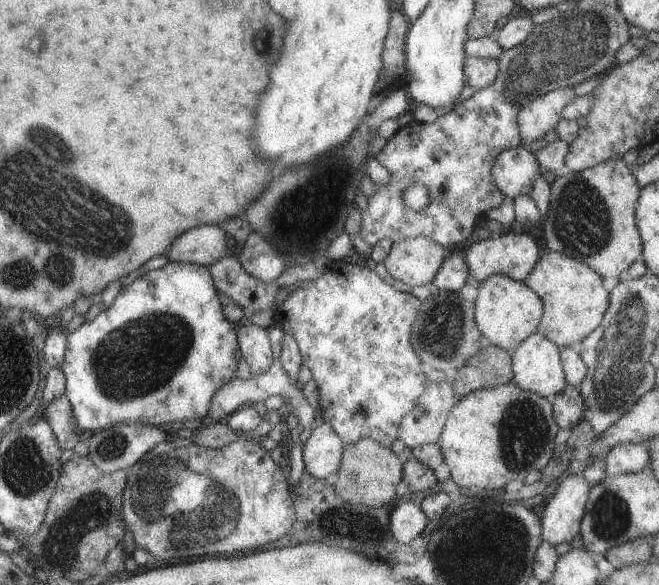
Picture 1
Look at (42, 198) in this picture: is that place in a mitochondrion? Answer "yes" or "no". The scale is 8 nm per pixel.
yes

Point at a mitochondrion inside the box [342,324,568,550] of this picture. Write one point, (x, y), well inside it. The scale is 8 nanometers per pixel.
(525, 431)

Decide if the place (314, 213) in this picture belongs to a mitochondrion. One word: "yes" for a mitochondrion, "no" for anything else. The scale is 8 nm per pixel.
yes

